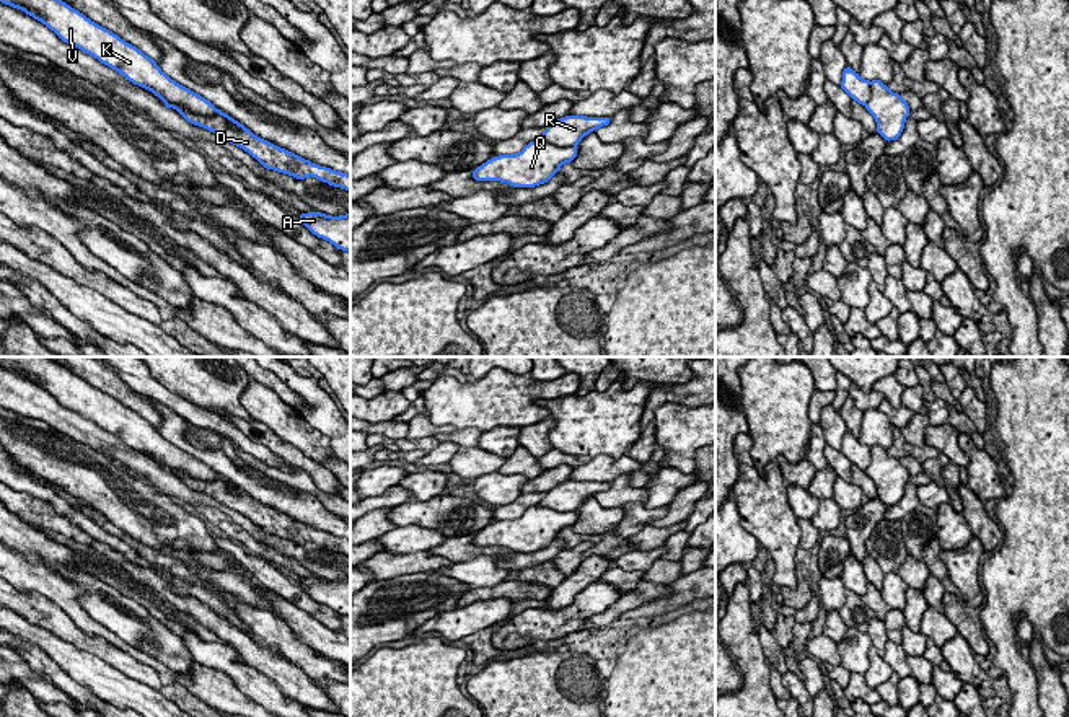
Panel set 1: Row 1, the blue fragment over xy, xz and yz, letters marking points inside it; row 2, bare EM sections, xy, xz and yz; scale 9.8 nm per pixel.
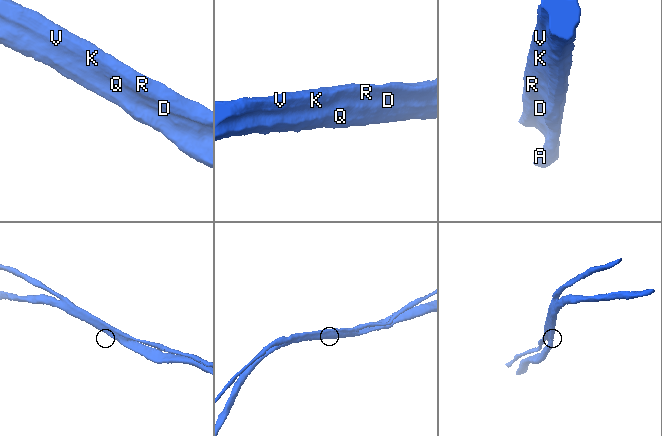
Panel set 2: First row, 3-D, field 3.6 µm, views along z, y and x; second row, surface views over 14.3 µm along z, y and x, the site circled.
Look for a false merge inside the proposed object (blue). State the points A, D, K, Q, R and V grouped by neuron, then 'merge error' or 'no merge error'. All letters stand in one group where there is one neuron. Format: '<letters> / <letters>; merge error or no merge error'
A D Q / K R V; merge error

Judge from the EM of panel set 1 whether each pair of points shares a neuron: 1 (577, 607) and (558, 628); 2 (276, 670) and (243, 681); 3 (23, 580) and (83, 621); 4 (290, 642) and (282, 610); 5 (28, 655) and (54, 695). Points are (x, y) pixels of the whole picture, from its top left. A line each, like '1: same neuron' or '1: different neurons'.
1: same neuron
2: different neurons
3: same neuron
4: different neurons
5: different neurons

